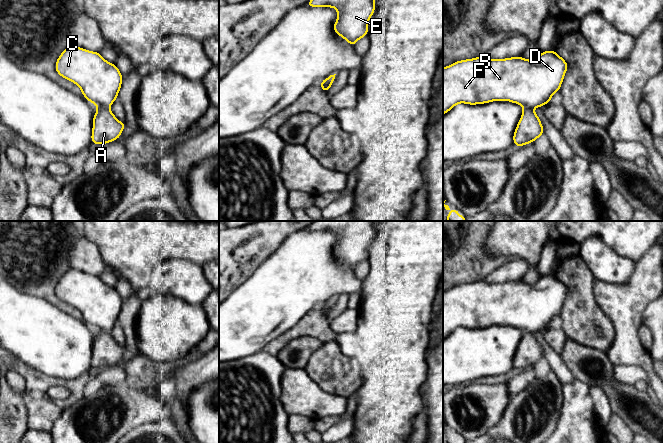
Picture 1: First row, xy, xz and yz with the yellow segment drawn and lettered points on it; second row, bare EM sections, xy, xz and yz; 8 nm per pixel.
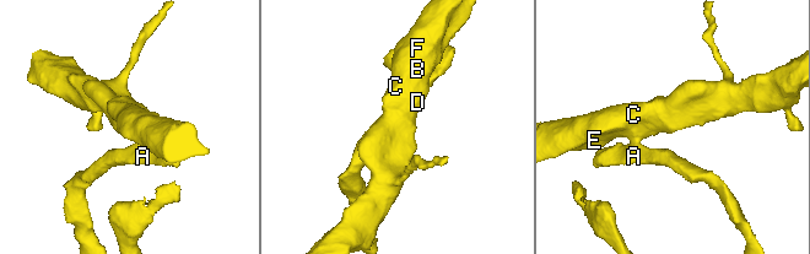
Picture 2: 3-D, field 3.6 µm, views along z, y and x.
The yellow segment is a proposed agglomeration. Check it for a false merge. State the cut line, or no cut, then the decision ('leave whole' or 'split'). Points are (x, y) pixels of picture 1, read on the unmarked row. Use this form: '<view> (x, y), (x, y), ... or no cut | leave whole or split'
xz (332, 305), (321, 310) | split

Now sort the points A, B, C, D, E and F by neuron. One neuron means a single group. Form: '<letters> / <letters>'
A / B C D E F

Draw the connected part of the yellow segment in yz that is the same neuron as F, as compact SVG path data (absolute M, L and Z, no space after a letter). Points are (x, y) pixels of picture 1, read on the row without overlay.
M552 274L540 277L534 284L521 280L487 283L484 279L459 284L443 291L443 339L459 327L477 329L509 325L532 333L542 331L560 315L567 292L567 286Z

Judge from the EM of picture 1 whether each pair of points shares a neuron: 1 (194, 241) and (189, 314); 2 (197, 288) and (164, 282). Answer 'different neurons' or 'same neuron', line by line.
1: different neurons
2: same neuron

